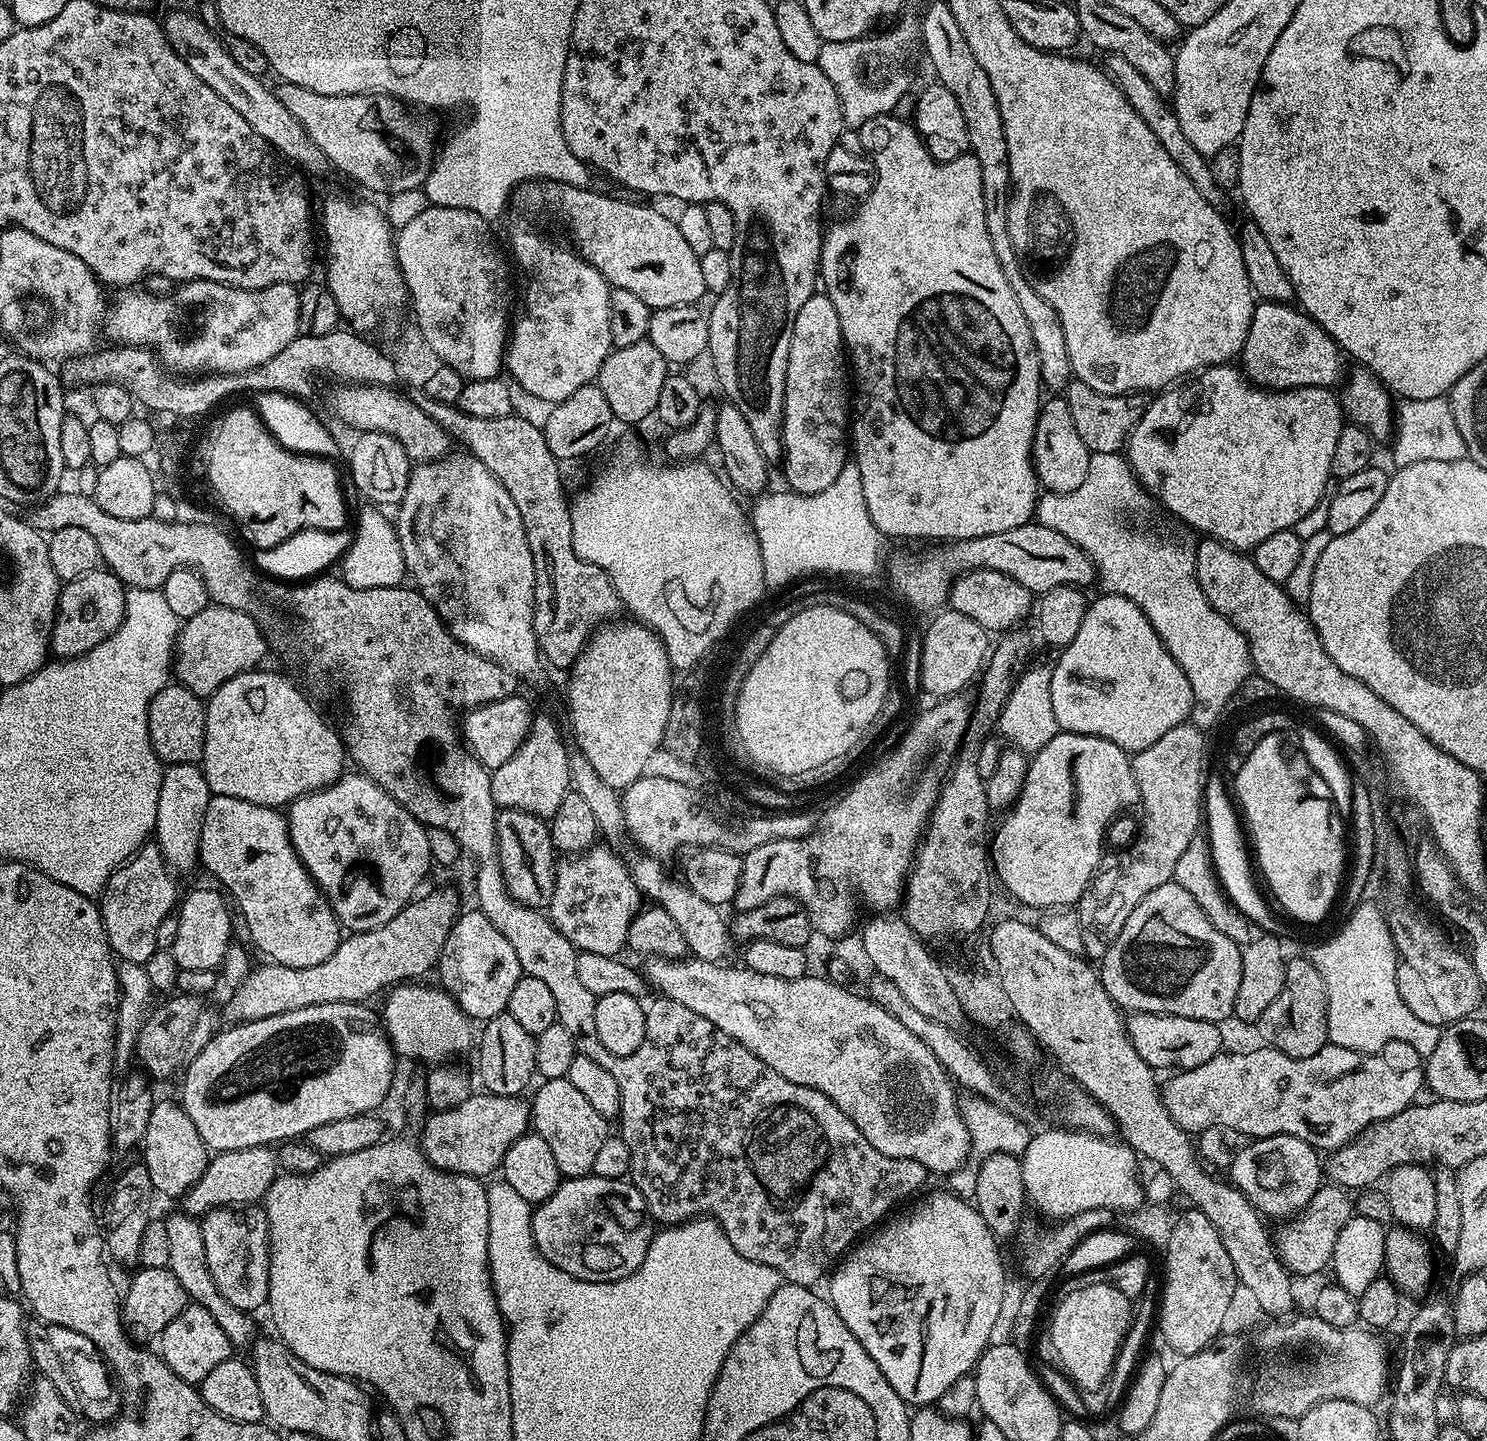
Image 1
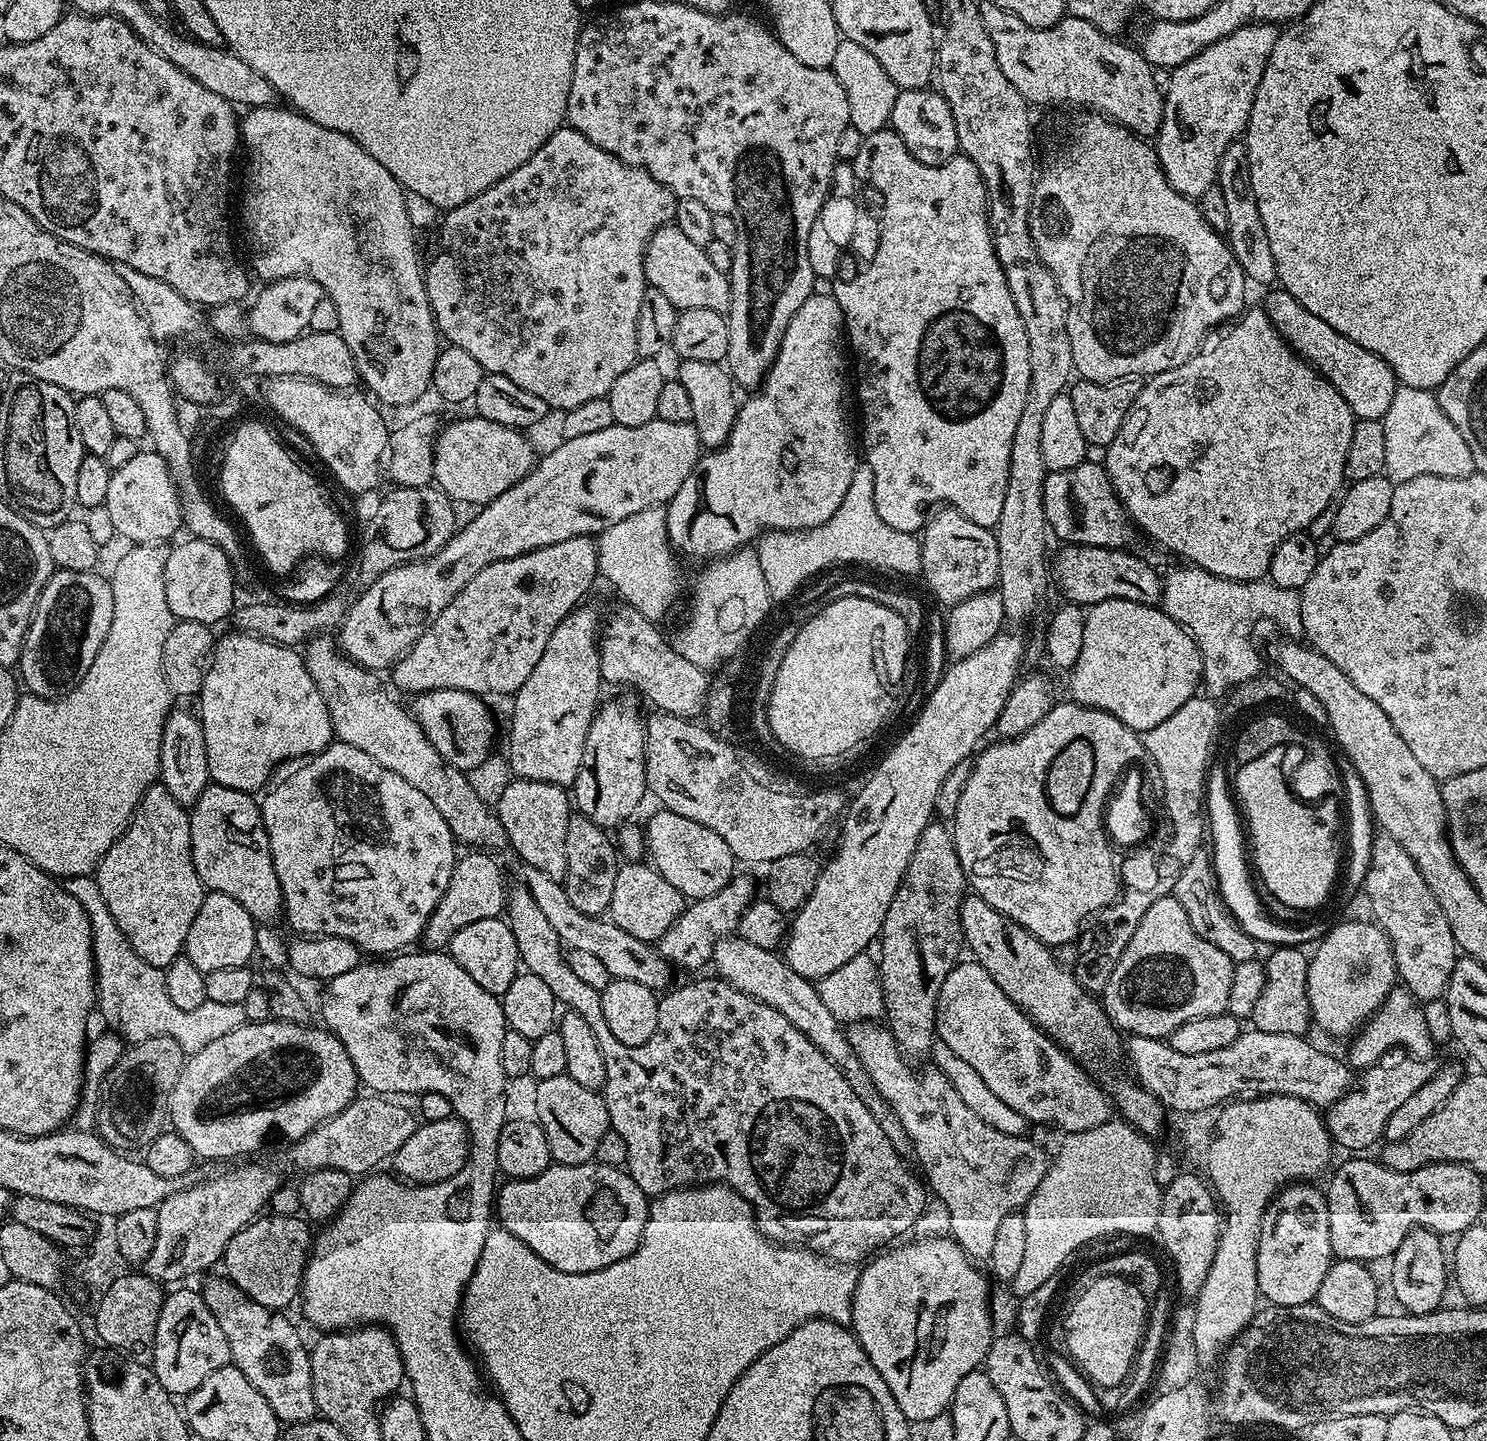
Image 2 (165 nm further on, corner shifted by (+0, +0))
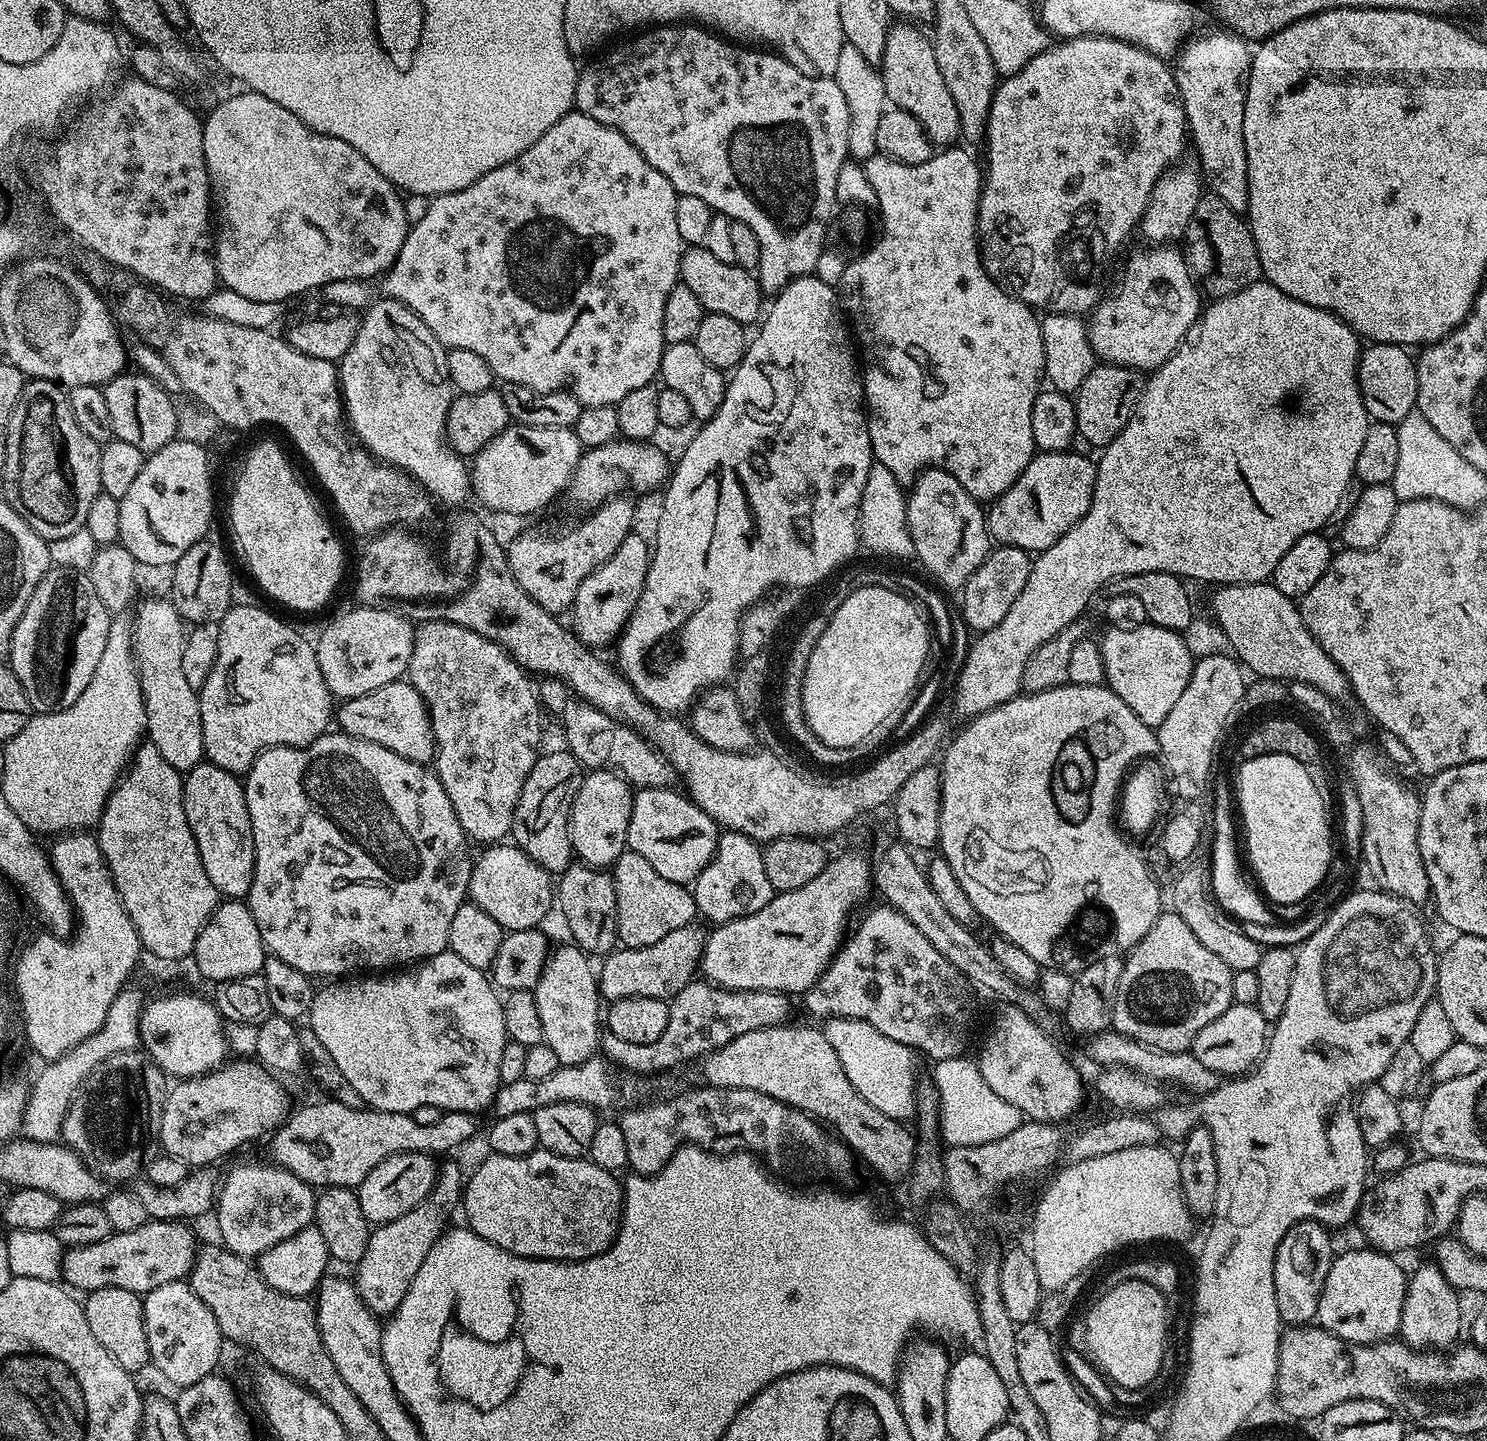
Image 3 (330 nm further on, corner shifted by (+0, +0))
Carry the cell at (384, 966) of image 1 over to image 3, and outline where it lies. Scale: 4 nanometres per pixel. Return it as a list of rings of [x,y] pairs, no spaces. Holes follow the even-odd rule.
[[[497,842],[475,857],[468,900],[477,904],[505,933],[540,928],[548,911],[554,908],[553,877],[512,842]]]

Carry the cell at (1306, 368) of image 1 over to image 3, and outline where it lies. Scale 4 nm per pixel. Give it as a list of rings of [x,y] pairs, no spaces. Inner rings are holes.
[[[1369,343],[1360,353],[1356,377],[1360,383],[1362,402],[1369,417],[1377,424],[1398,425],[1411,412],[1417,411],[1418,374],[1413,353],[1399,344]]]

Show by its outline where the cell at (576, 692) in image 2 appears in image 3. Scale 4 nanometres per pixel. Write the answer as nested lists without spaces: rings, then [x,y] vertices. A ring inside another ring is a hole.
[[[639,531],[629,532],[627,538],[610,554],[602,566],[598,566],[586,578],[582,578],[582,586],[578,586],[578,594],[570,609],[571,615],[576,615],[576,621],[570,624],[571,631],[581,638],[588,636],[619,637],[625,629],[625,624],[639,602],[648,577],[650,563],[650,544],[643,540]]]

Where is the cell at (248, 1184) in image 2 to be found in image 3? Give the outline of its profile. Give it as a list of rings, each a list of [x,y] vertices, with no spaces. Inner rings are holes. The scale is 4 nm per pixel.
[[[149,1219],[138,1230],[113,1232],[102,1238],[102,1242],[68,1248],[61,1262],[63,1283],[80,1294],[103,1288],[146,1294],[158,1286],[166,1286],[166,1282],[184,1280],[192,1271],[198,1251],[196,1236],[188,1228],[191,1227],[179,1220]]]

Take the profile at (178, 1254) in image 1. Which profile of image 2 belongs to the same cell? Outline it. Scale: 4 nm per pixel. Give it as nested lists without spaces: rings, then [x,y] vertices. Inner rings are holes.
[[[209,1275],[202,1287],[202,1295],[206,1306],[210,1306],[210,1314],[226,1334],[226,1342],[230,1342],[232,1363],[270,1402],[270,1410],[285,1425],[301,1424],[317,1415],[314,1402],[314,1390],[310,1378],[310,1353],[302,1346],[298,1338],[299,1327],[292,1325],[284,1317],[285,1313],[266,1306],[258,1306],[227,1275]]]

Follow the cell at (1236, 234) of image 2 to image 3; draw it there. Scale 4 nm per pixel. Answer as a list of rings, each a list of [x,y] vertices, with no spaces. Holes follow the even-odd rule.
[[[1219,31],[1193,35],[1175,57],[1174,75],[1188,119],[1190,144],[1196,147],[1195,159],[1207,191],[1222,198],[1230,210],[1244,214],[1248,211],[1248,167],[1242,126],[1250,44],[1232,32]]]

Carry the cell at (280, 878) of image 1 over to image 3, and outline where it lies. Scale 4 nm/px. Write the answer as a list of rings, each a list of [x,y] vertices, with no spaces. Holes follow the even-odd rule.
[[[202,762],[191,768],[184,776],[184,805],[186,822],[190,822],[190,830],[198,842],[198,854],[202,858],[202,866],[206,866],[206,874],[210,882],[214,882],[221,897],[247,897],[254,874],[254,838],[241,777],[235,772],[222,770],[222,766]]]

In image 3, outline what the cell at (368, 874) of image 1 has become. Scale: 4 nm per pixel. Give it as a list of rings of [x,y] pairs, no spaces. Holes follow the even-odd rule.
[[[332,735],[320,736],[303,748],[266,749],[248,767],[242,780],[254,838],[254,874],[246,903],[250,914],[254,914],[254,923],[258,926],[258,934],[262,934],[265,949],[311,978],[344,978],[361,970],[392,970],[449,951],[450,922],[454,922],[454,914],[458,914],[468,900],[474,856],[468,853],[470,841],[454,814],[442,782],[431,767],[410,762],[394,754],[394,750],[386,750],[386,746],[359,740],[357,736]]]

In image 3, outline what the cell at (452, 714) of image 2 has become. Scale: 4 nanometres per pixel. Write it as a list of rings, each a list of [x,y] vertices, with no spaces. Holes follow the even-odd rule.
[[[404,678],[386,682],[386,686],[370,690],[370,694],[343,701],[335,709],[334,724],[345,736],[357,736],[359,740],[386,746],[386,750],[394,750],[394,754],[415,764],[431,765],[436,755],[436,739],[428,708],[422,694]]]

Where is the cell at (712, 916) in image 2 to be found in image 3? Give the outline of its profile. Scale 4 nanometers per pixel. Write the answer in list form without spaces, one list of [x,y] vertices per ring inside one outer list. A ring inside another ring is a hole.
[[[695,923],[682,926],[680,930],[666,934],[662,942],[654,942],[654,946],[621,947],[609,952],[603,957],[601,964],[604,965],[598,968],[601,997],[608,1002],[631,996],[671,1001],[697,975],[700,955],[704,953],[706,932],[696,927]]]

